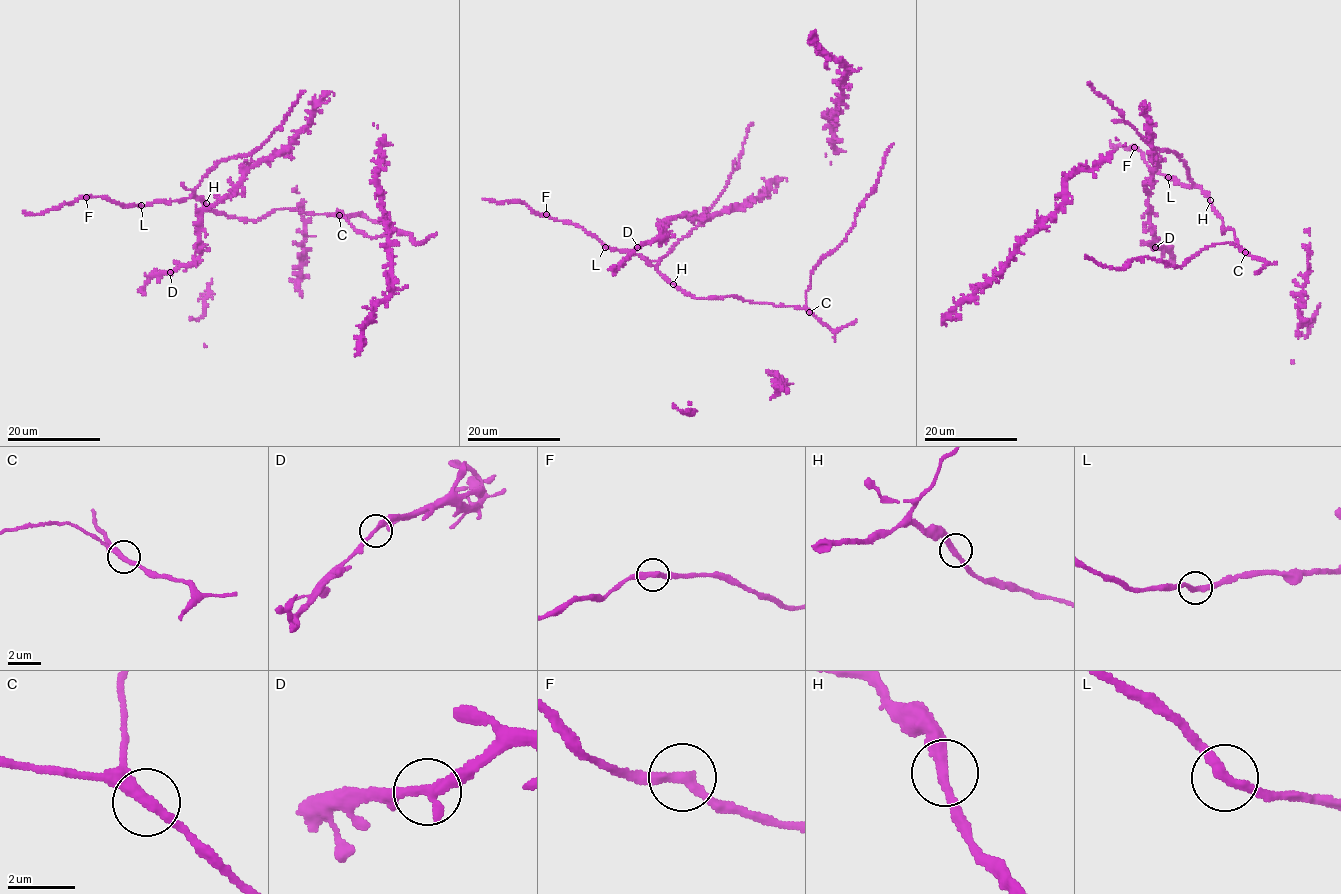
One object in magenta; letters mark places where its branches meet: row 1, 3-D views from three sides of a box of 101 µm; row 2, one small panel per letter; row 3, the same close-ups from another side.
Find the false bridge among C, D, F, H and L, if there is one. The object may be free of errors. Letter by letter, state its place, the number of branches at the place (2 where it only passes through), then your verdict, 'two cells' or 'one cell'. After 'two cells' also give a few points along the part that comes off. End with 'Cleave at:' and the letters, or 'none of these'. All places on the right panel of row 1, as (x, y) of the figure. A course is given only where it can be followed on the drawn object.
C: place (1245, 252); branches 2; one cell
D: place (1155, 247); branches 2; one cell
F: place (1134, 147); branches 2; one cell
H: place (1210, 200); branches 2; one cell
L: place (1168, 177); branches 2; one cell
Cleave at: none of these

